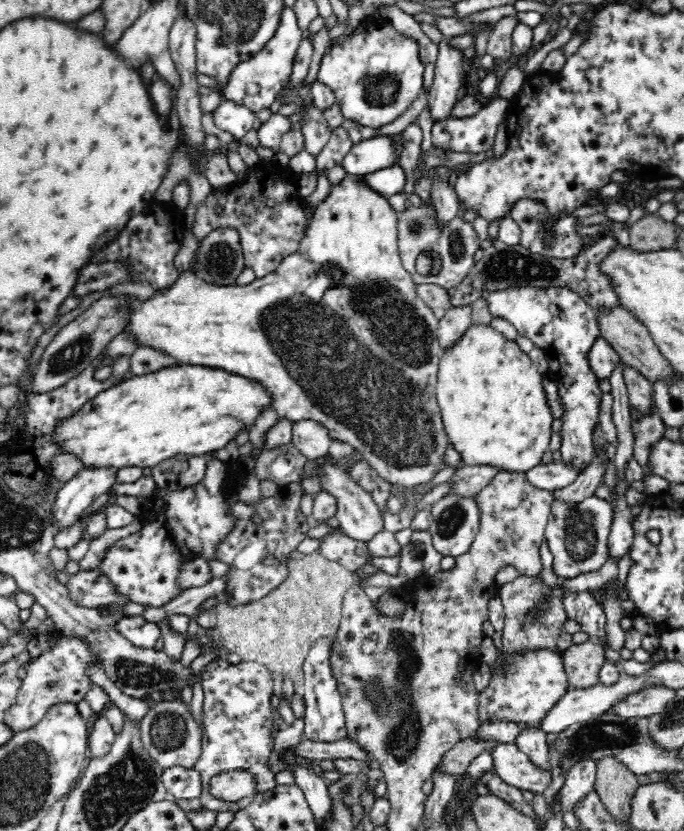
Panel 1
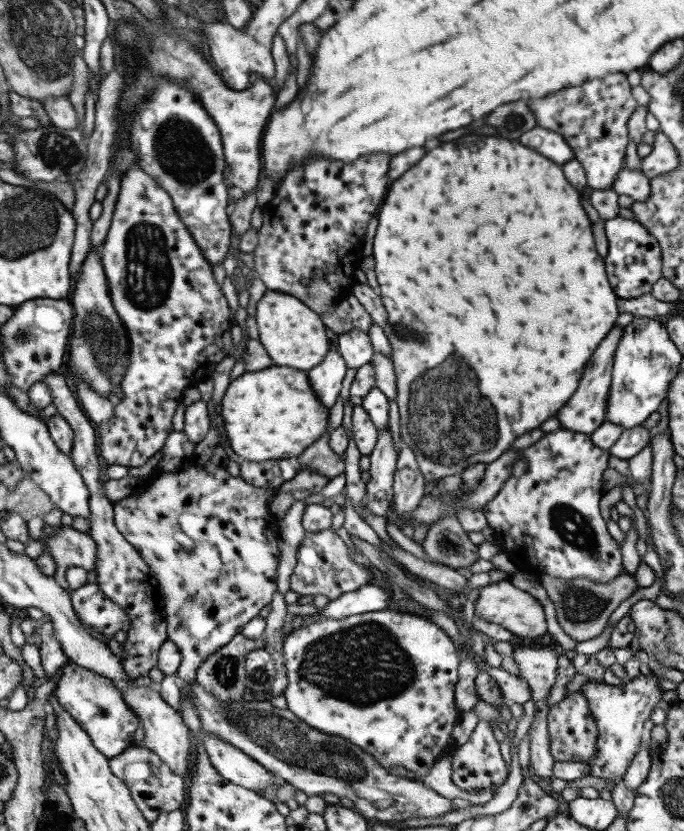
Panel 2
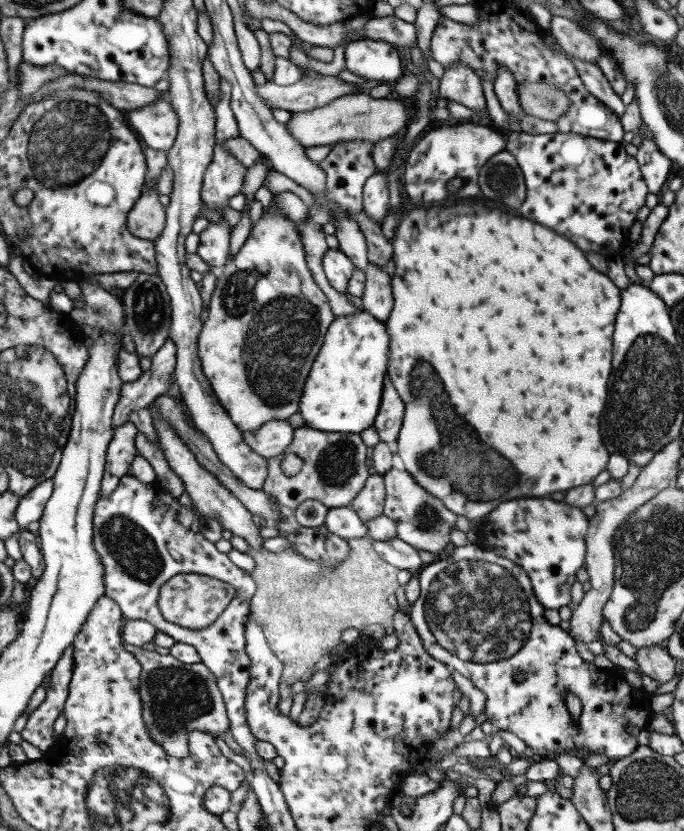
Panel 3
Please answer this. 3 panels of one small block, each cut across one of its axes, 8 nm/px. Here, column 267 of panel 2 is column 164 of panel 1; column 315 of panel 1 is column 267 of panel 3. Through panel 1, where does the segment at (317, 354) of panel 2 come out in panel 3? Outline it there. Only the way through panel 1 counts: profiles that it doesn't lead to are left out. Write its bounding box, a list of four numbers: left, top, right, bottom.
[198,204,335,431]

